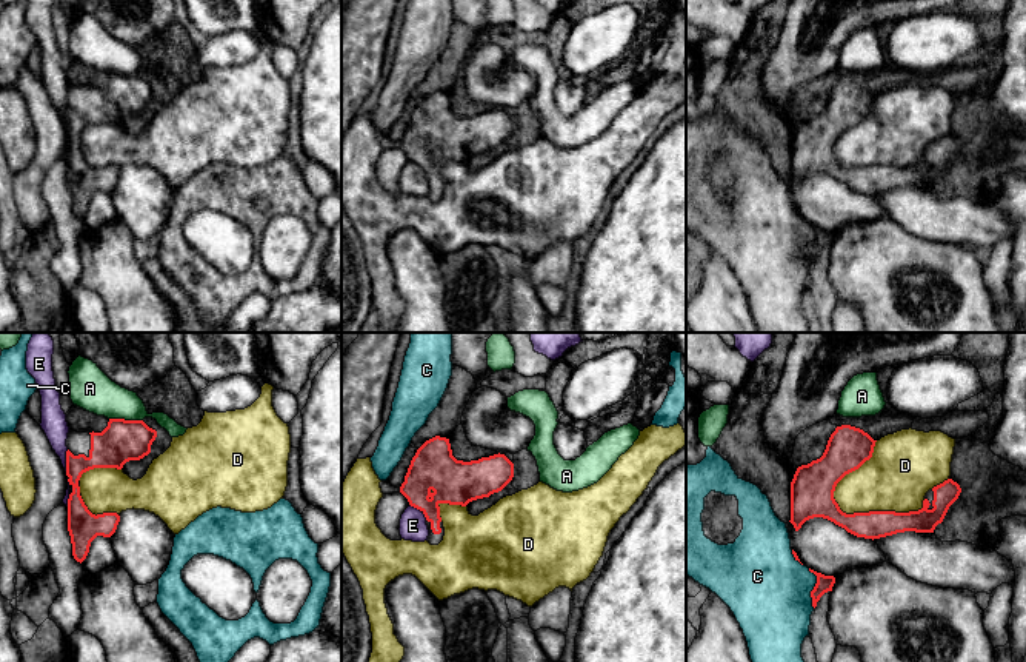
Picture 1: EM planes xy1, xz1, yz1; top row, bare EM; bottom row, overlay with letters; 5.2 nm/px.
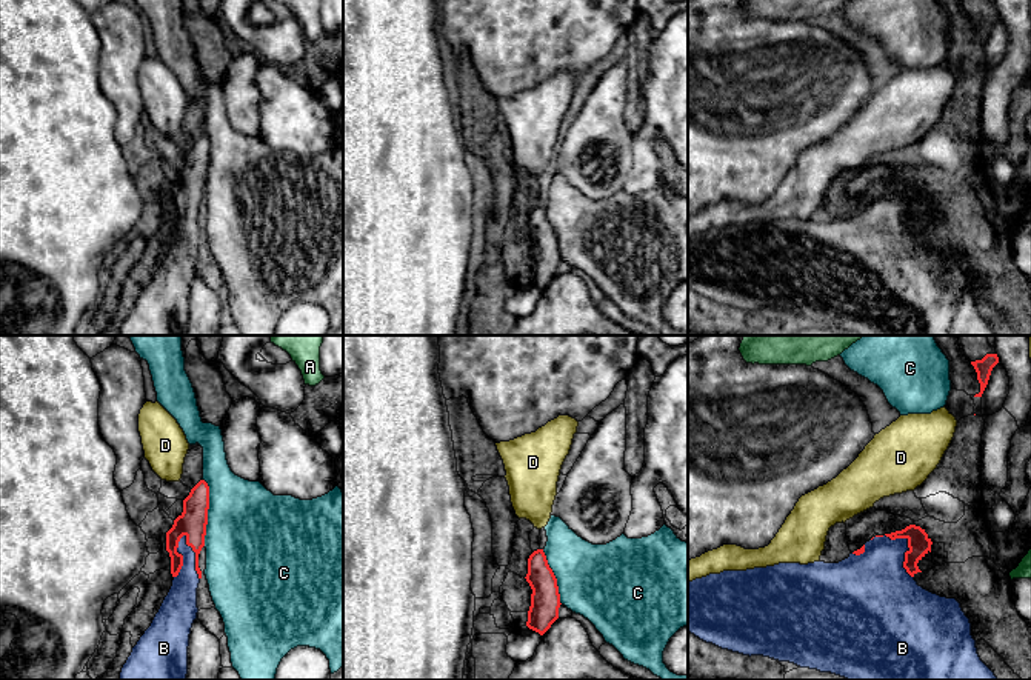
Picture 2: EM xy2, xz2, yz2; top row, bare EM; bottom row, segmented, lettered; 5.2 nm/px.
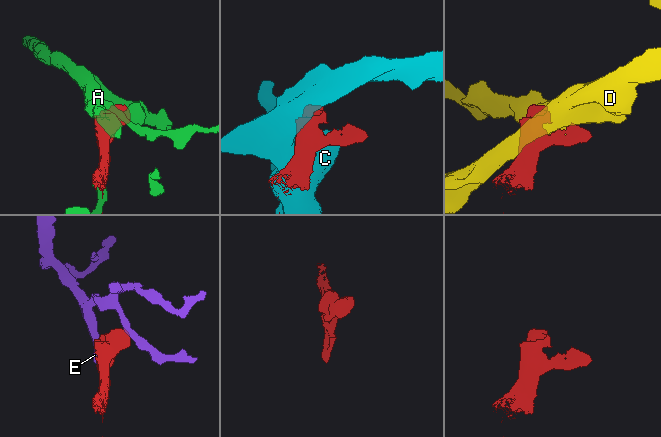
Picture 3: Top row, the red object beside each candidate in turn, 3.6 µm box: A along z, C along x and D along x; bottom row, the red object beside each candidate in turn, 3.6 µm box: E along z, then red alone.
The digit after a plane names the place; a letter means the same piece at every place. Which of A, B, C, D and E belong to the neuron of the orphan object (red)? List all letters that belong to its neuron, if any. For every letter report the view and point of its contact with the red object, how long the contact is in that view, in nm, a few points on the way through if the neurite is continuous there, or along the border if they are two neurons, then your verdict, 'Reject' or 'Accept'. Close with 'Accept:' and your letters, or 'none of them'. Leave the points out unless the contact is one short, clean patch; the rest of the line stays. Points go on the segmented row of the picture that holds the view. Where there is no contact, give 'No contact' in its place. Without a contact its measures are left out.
A: Touches red at xy1 (126, 421). Shared border 180 nm. Boundary: xy1 (109, 417), (142, 421). Reject
B: Touches red at xy2 (196, 557). Shared border 260 nm. Accept
C: Touches red at xy2 (206, 513). Shared border 360 nm. Reject
D: Touches red at yz1 (877, 511). Shared border 480 nm. Reject
E: Touches red at xy1 (66, 461). Shared border 110 nm. Reject
Accept: B

